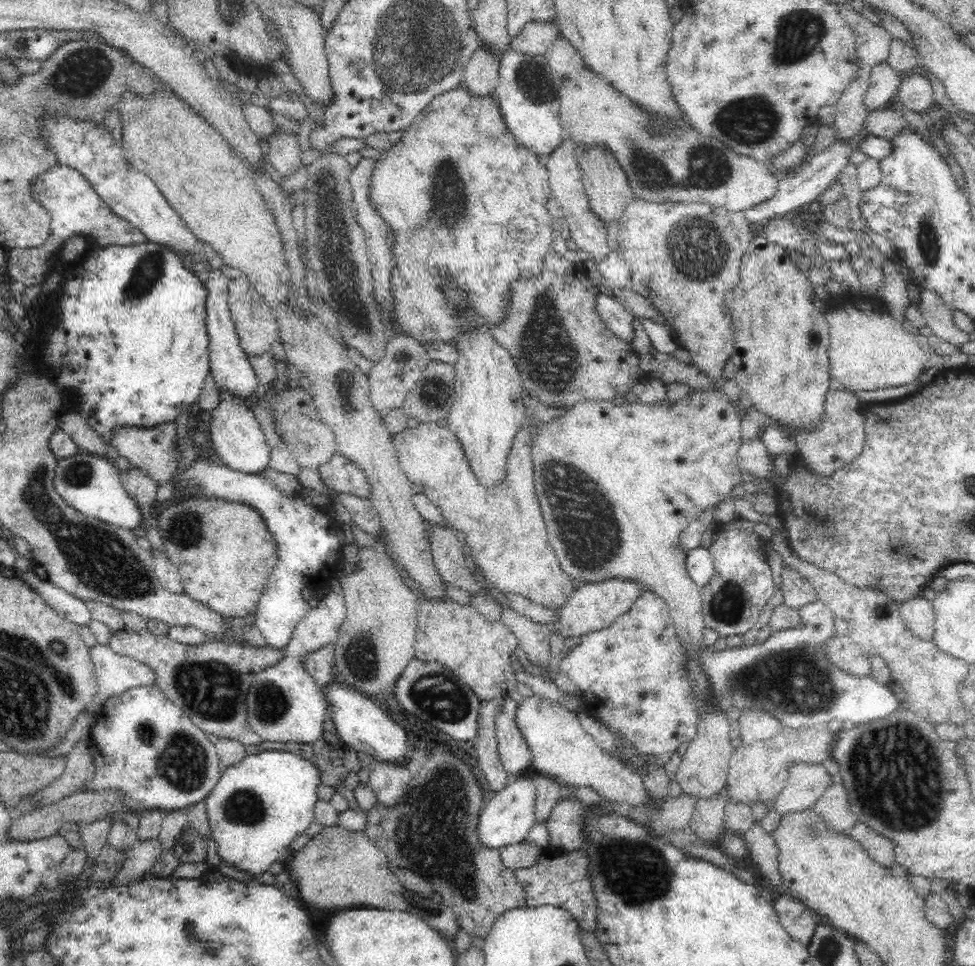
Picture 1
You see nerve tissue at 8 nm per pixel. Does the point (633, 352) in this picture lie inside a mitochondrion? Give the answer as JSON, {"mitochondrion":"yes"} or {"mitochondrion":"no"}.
{"mitochondrion":"no"}

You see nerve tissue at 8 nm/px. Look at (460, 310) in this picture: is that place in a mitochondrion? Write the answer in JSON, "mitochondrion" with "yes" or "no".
{"mitochondrion":"no"}

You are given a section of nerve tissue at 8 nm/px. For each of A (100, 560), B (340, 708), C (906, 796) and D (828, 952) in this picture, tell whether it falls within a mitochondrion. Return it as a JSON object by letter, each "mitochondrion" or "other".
{"A":"mitochondrion","B":"other","C":"mitochondrion","D":"mitochondrion"}

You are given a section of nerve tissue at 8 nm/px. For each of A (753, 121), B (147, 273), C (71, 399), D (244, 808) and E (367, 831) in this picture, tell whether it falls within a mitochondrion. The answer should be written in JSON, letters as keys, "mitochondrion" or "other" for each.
{"A":"mitochondrion","B":"mitochondrion","C":"other","D":"mitochondrion","E":"other"}

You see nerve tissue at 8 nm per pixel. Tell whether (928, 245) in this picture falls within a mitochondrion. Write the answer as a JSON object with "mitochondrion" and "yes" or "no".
{"mitochondrion":"yes"}

